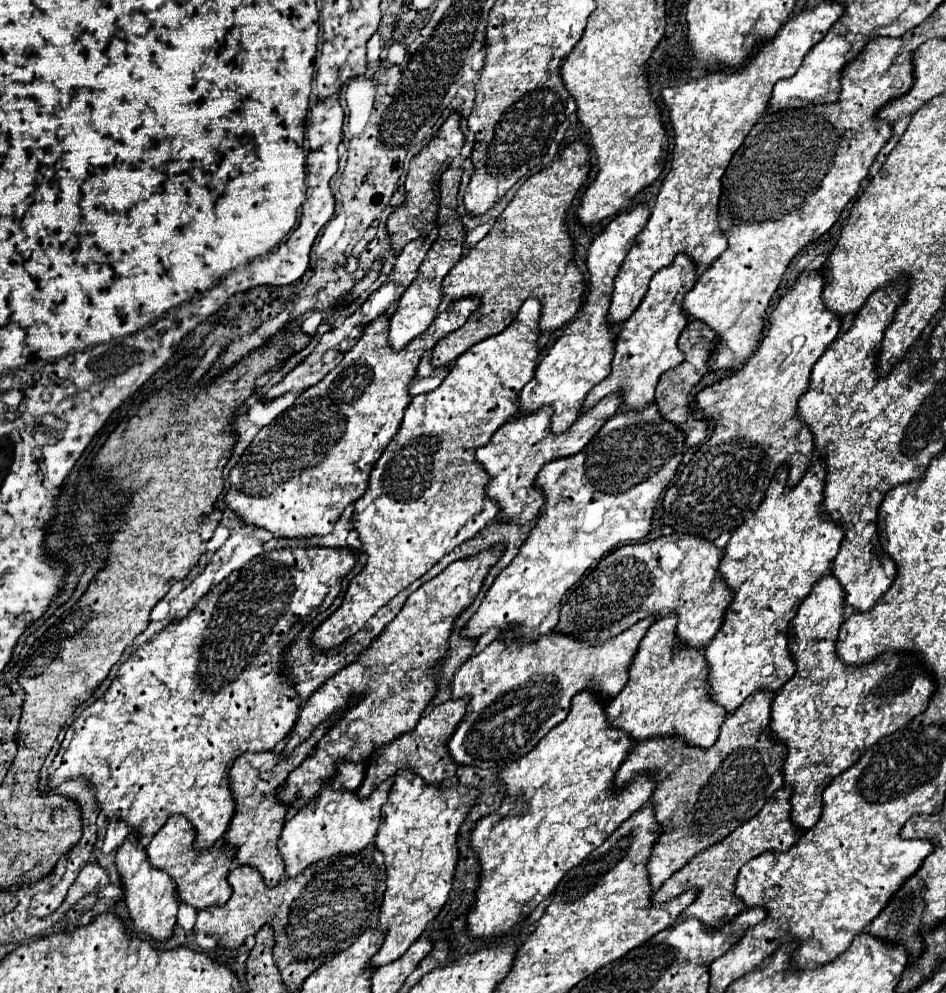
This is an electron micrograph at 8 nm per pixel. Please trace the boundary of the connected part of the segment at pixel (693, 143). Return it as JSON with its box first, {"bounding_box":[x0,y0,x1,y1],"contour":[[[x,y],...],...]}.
{"bounding_box":[607,1,843,327],"contour":[[[821,1],[811,11],[803,11],[789,19],[785,27],[767,41],[767,45],[755,49],[751,61],[743,69],[711,73],[703,79],[663,89],[663,103],[669,111],[669,121],[675,133],[671,169],[663,179],[645,229],[637,235],[635,245],[627,253],[615,277],[615,291],[607,313],[609,325],[617,327],[633,315],[647,293],[651,277],[659,269],[671,265],[677,253],[685,253],[695,263],[697,271],[703,271],[727,249],[727,239],[715,221],[721,195],[721,175],[755,121],[767,111],[773,85],[779,79],[791,77],[799,69],[805,53],[827,35],[829,27],[841,17],[841,13],[843,7],[839,3]]]}

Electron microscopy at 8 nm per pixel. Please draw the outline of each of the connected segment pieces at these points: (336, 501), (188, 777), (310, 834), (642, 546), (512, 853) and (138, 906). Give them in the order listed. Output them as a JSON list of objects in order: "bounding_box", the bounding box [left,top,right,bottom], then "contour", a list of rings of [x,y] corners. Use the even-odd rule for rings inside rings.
[{"bounding_box":[225,299,479,539],"contour":[[[461,299],[451,303],[439,317],[435,317],[425,333],[417,335],[401,351],[393,351],[387,345],[389,317],[381,315],[371,321],[357,345],[345,353],[343,361],[333,371],[329,371],[315,387],[303,391],[289,409],[285,409],[273,423],[269,423],[255,435],[251,445],[241,455],[239,463],[229,473],[231,487],[225,493],[225,505],[235,515],[239,515],[243,525],[261,527],[273,537],[303,539],[313,535],[323,537],[331,533],[345,507],[357,501],[367,491],[373,465],[381,457],[381,451],[389,445],[391,437],[399,431],[403,411],[411,401],[407,385],[409,379],[415,375],[423,353],[433,349],[441,337],[457,331],[467,321],[471,311],[477,309],[477,305],[479,301],[475,299]],[[311,415],[319,415],[319,421],[315,425],[309,425],[313,421]]]},{"bounding_box":[45,547,355,851],"contour":[[[287,547],[287,549],[273,549],[273,551],[269,551],[269,553],[263,553],[263,555],[259,555],[259,557],[255,557],[255,559],[251,559],[245,567],[241,567],[239,571],[233,571],[229,577],[225,577],[209,595],[205,595],[191,611],[189,611],[189,615],[185,617],[185,619],[181,619],[179,623],[171,623],[171,625],[167,625],[161,633],[157,633],[149,643],[145,643],[143,647],[139,647],[137,651],[133,651],[131,653],[131,657],[119,667],[119,679],[115,679],[113,683],[111,683],[111,687],[109,687],[109,691],[101,697],[101,699],[97,699],[91,707],[87,707],[75,721],[73,721],[73,739],[71,739],[71,745],[67,747],[67,751],[65,753],[61,753],[61,749],[59,749],[59,753],[55,755],[55,759],[53,759],[53,765],[55,765],[55,771],[49,771],[49,779],[47,779],[47,789],[45,791],[53,791],[53,789],[57,789],[61,783],[65,783],[65,781],[69,781],[69,779],[85,779],[85,781],[89,781],[91,783],[91,789],[93,789],[93,793],[95,793],[95,801],[97,801],[97,809],[101,811],[101,813],[105,813],[105,817],[107,817],[107,821],[109,819],[119,819],[119,821],[125,821],[127,825],[129,825],[129,829],[131,829],[131,833],[133,835],[137,835],[137,837],[149,837],[149,835],[155,835],[165,823],[167,823],[167,819],[171,817],[171,815],[183,815],[191,825],[193,825],[193,829],[195,829],[195,833],[197,833],[197,837],[195,837],[195,843],[193,843],[193,847],[197,849],[197,851],[203,851],[203,849],[209,849],[209,847],[213,847],[223,835],[225,835],[225,831],[227,831],[227,825],[229,825],[229,819],[231,819],[231,815],[233,815],[233,797],[231,797],[231,791],[227,789],[227,779],[229,779],[229,769],[231,769],[231,765],[233,765],[233,761],[241,755],[241,753],[245,753],[245,751],[271,751],[271,749],[275,749],[275,745],[279,745],[287,735],[289,735],[289,731],[293,729],[293,725],[295,725],[295,719],[297,719],[297,711],[299,711],[299,701],[297,701],[297,695],[295,695],[295,689],[293,689],[293,685],[287,685],[287,681],[281,681],[281,677],[277,675],[277,667],[279,667],[279,653],[281,653],[281,649],[301,631],[301,627],[311,619],[311,617],[315,617],[313,613],[319,609],[319,605],[323,603],[323,599],[335,589],[335,593],[339,593],[341,591],[341,579],[351,571],[351,567],[355,565],[355,555],[349,551],[349,549],[323,549],[323,547]]]},{"bounding_box":[277,779,393,877],"contour":[[[393,779],[383,781],[367,799],[359,799],[355,793],[335,791],[331,785],[323,787],[313,805],[307,805],[301,813],[297,813],[291,821],[285,823],[281,837],[277,841],[279,855],[285,861],[285,875],[295,877],[311,863],[317,863],[335,855],[351,855],[355,851],[365,849],[379,827],[381,805],[387,801],[387,793]]]},{"bounding_box":[553,531,731,647],"contour":[[[651,531],[643,541],[629,543],[611,551],[597,563],[597,567],[585,575],[581,585],[577,585],[561,603],[561,617],[553,631],[571,635],[583,643],[605,643],[641,619],[675,613],[675,639],[679,647],[707,647],[723,623],[727,601],[731,601],[731,591],[719,579],[717,565],[721,561],[721,555],[723,553],[713,547],[713,541],[705,541],[701,537],[685,537],[685,533],[675,531]]]},{"bounding_box":[467,693,653,939],"contour":[[[579,693],[573,697],[571,701],[571,711],[567,715],[567,721],[563,721],[563,725],[557,725],[555,729],[551,729],[551,733],[547,733],[547,737],[543,737],[543,741],[539,741],[539,745],[535,745],[535,749],[531,753],[527,753],[523,759],[517,759],[515,763],[511,763],[509,767],[505,767],[501,773],[499,773],[499,781],[505,785],[505,787],[521,787],[521,793],[517,797],[513,797],[509,803],[503,803],[501,809],[497,809],[495,813],[487,815],[487,817],[481,817],[477,823],[475,823],[475,829],[471,831],[471,849],[477,857],[477,863],[479,863],[479,885],[475,889],[475,901],[473,905],[467,909],[467,933],[469,937],[473,939],[483,939],[483,937],[489,937],[489,939],[497,939],[501,935],[505,935],[507,931],[511,931],[517,923],[521,923],[523,919],[527,919],[551,893],[553,889],[557,887],[557,883],[563,879],[563,875],[579,865],[593,849],[597,849],[625,819],[629,819],[641,805],[645,805],[651,797],[651,791],[653,791],[653,783],[649,777],[635,777],[631,781],[631,785],[627,785],[625,789],[621,789],[617,795],[613,793],[613,777],[617,773],[617,769],[621,767],[621,763],[625,761],[625,757],[629,755],[629,749],[631,749],[631,739],[627,737],[627,733],[619,731],[619,729],[613,729],[609,727],[607,723],[607,717],[605,717],[605,703],[599,701],[599,697],[595,697],[593,693]]]},{"bounding_box":[115,835,179,943],"contour":[[[133,835],[117,849],[115,867],[117,867],[119,877],[121,877],[125,905],[127,905],[129,917],[133,919],[133,929],[137,933],[149,935],[157,943],[167,941],[173,935],[175,915],[177,915],[177,909],[179,909],[179,901],[177,901],[177,895],[175,895],[175,885],[173,885],[171,877],[147,863],[145,849],[139,845],[139,839],[133,837]]]}]

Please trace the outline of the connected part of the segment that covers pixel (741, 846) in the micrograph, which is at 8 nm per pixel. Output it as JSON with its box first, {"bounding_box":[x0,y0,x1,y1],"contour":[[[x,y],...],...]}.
{"bounding_box":[651,787,803,929],"contour":[[[781,787],[765,805],[763,809],[747,823],[743,823],[739,829],[735,829],[735,833],[729,833],[723,841],[719,841],[719,845],[713,845],[711,849],[695,855],[683,869],[679,869],[679,873],[673,873],[673,877],[669,877],[661,889],[657,893],[653,893],[651,901],[655,903],[665,903],[675,899],[677,895],[681,895],[687,889],[695,889],[697,897],[695,901],[683,909],[683,913],[677,917],[675,923],[683,923],[689,917],[707,917],[707,923],[715,923],[713,929],[721,929],[725,923],[729,923],[737,913],[743,911],[743,901],[739,901],[733,893],[735,889],[735,877],[739,873],[739,869],[759,857],[763,851],[769,853],[785,853],[801,835],[803,831],[791,825],[789,819],[789,795],[791,789]]]}

